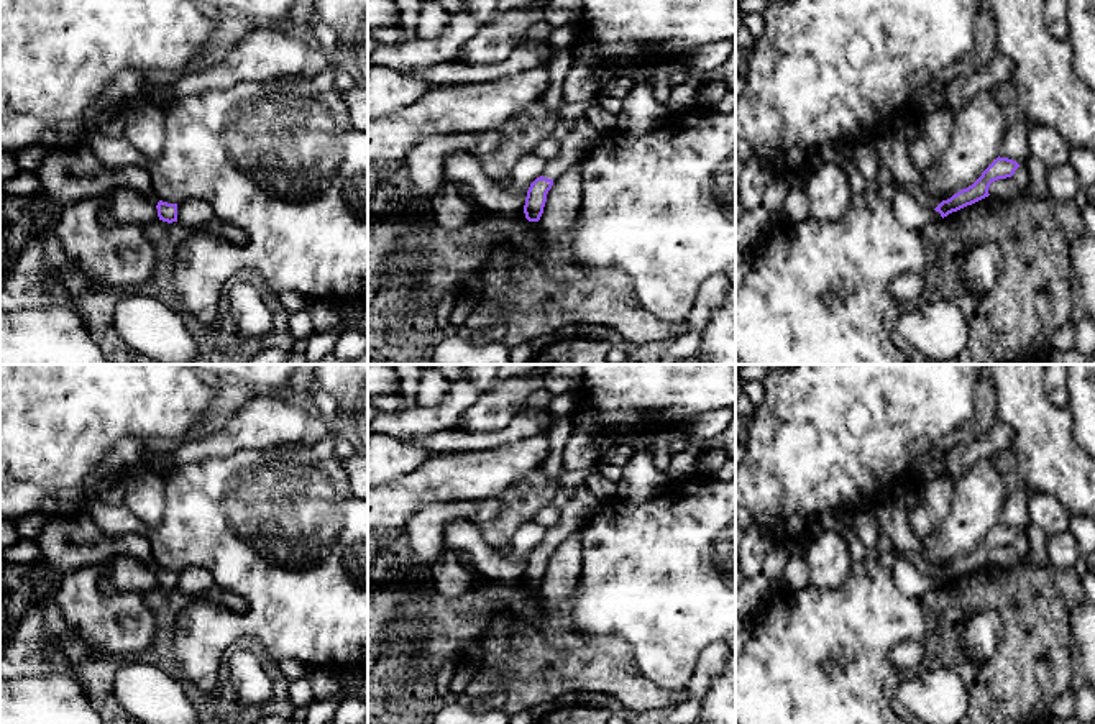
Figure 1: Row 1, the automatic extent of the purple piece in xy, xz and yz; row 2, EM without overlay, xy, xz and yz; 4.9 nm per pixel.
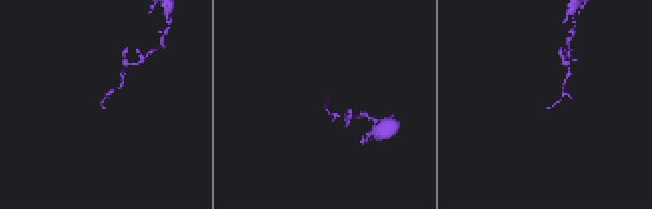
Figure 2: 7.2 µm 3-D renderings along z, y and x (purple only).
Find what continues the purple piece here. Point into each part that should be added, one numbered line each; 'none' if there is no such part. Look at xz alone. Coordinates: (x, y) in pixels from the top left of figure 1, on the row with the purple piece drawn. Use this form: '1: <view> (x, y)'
1: xz (581, 138)

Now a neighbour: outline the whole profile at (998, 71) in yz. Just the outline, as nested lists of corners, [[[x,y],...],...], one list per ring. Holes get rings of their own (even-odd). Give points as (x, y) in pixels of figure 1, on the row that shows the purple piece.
[[[995,54],[988,64],[978,71],[959,76],[944,85],[944,105],[957,112],[980,92],[992,92],[996,85],[1011,82],[1015,64],[1003,54]]]

